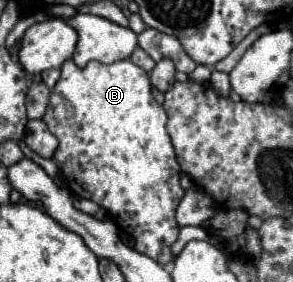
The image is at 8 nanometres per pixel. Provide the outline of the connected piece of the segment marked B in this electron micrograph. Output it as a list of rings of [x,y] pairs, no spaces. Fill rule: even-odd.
[[[129,59],[111,65],[89,61],[85,69],[65,61],[43,121],[59,139],[53,161],[67,179],[71,193],[95,201],[115,221],[137,223],[133,247],[159,265],[171,263],[171,245],[179,235],[175,209],[185,191],[179,185],[181,167],[167,133],[167,113],[153,99],[147,73]],[[57,109],[73,111],[69,125],[55,121]]]

